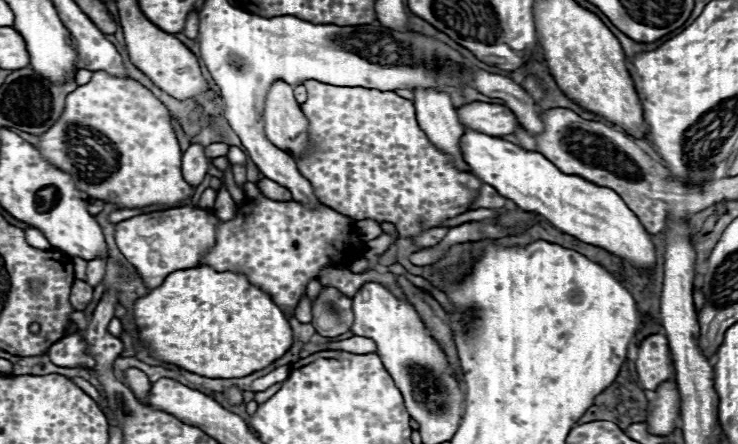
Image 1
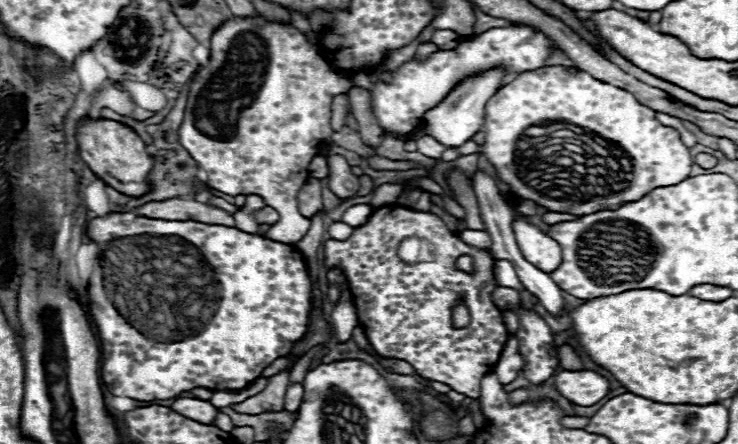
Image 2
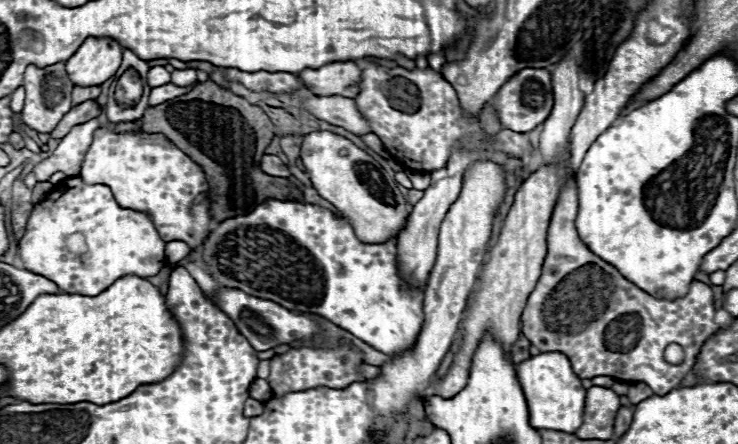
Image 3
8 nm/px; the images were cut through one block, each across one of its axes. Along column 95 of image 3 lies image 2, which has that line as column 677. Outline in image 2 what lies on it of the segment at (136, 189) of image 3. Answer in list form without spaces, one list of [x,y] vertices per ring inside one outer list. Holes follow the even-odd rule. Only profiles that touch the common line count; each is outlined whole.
[[[544,66],[540,70],[522,72],[516,80],[502,86],[488,100],[486,122],[484,122],[484,132],[486,132],[484,146],[476,146],[474,142],[466,142],[456,150],[460,152],[460,156],[474,154],[474,152],[486,154],[486,158],[494,164],[498,178],[504,180],[506,184],[510,184],[512,192],[516,192],[520,198],[534,200],[538,206],[544,206],[552,212],[566,212],[566,214],[584,216],[584,214],[592,214],[598,210],[616,210],[624,202],[634,202],[636,198],[642,198],[644,194],[648,194],[648,190],[654,190],[656,186],[674,186],[676,182],[682,182],[684,178],[690,176],[692,158],[690,158],[688,148],[680,142],[678,132],[674,128],[662,126],[654,114],[656,112],[652,108],[642,106],[626,90],[620,90],[612,84],[600,82],[586,72],[578,72],[572,76],[572,74],[564,72],[564,66]],[[548,118],[564,118],[564,122],[548,122]],[[566,122],[576,122],[574,132],[578,130],[578,134],[584,136],[582,148],[586,148],[586,150],[582,150],[578,154],[578,152],[570,152],[570,150],[562,148],[560,152],[554,152],[556,156],[550,156],[548,154],[548,128],[556,126],[556,124],[558,126],[574,126],[574,124],[566,124]]]

